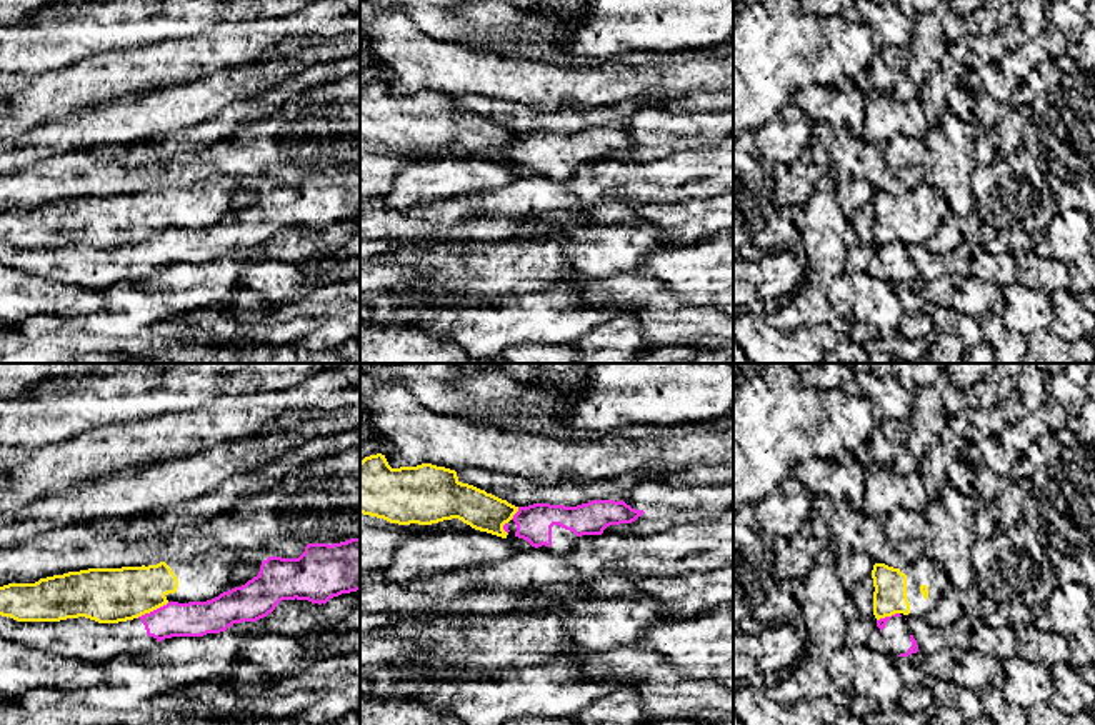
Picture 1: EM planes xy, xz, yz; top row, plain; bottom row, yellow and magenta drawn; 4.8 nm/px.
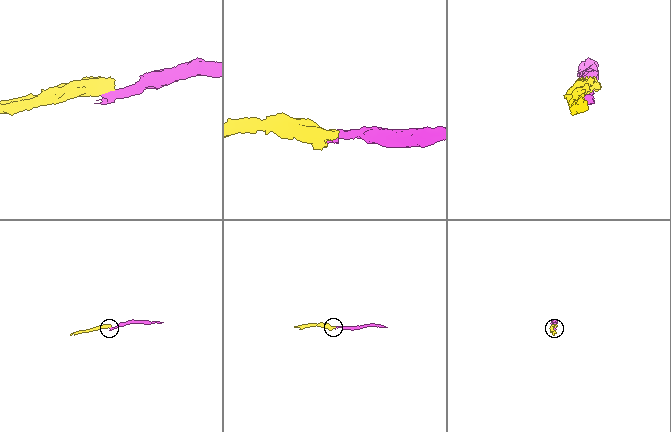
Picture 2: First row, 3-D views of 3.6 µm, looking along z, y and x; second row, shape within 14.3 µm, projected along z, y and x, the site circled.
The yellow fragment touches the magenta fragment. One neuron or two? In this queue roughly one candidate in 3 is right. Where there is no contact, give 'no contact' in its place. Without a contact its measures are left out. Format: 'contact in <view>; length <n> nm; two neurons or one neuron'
contact in xy; length 180 nm; two neurons

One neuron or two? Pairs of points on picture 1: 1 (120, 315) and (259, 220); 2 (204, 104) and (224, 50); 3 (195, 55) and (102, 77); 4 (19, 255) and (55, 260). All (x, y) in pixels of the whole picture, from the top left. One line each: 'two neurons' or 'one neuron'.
1: two neurons
2: two neurons
3: one neuron
4: one neuron

